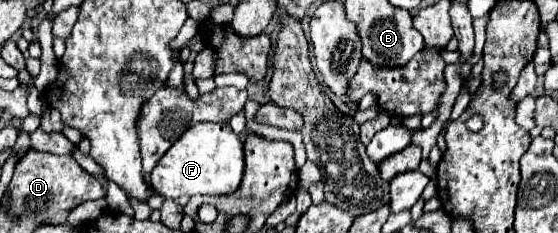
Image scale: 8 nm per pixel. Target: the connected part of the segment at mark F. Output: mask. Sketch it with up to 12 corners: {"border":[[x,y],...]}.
{"border":[[227,121],[195,123],[151,173],[165,199],[229,195],[245,139]]}

